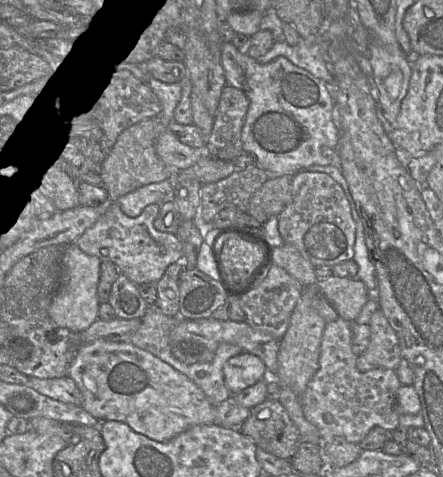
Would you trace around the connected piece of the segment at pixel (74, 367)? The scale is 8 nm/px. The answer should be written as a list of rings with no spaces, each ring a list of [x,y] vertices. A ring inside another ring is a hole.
[[[95,340],[89,343],[82,343],[76,350],[73,360],[68,367],[67,376],[71,377],[74,380],[82,394],[83,402],[81,404],[81,407],[90,415],[92,415],[95,419],[97,419],[99,423],[107,420],[124,422],[133,431],[158,442],[169,441],[195,425],[216,423],[215,406],[211,403],[203,390],[195,382],[193,382],[185,374],[177,371],[168,363],[162,361],[150,352],[133,345],[132,343],[112,342],[106,340]]]

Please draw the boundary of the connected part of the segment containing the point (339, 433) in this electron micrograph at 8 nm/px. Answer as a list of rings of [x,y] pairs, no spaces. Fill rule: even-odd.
[[[338,317],[326,323],[321,341],[319,368],[307,384],[305,391],[298,396],[305,418],[317,428],[325,441],[343,437],[348,442],[359,444],[374,427],[392,432],[399,426],[396,397],[402,384],[396,371],[376,368],[361,372],[356,366],[357,358],[358,356],[352,351],[352,321]]]

